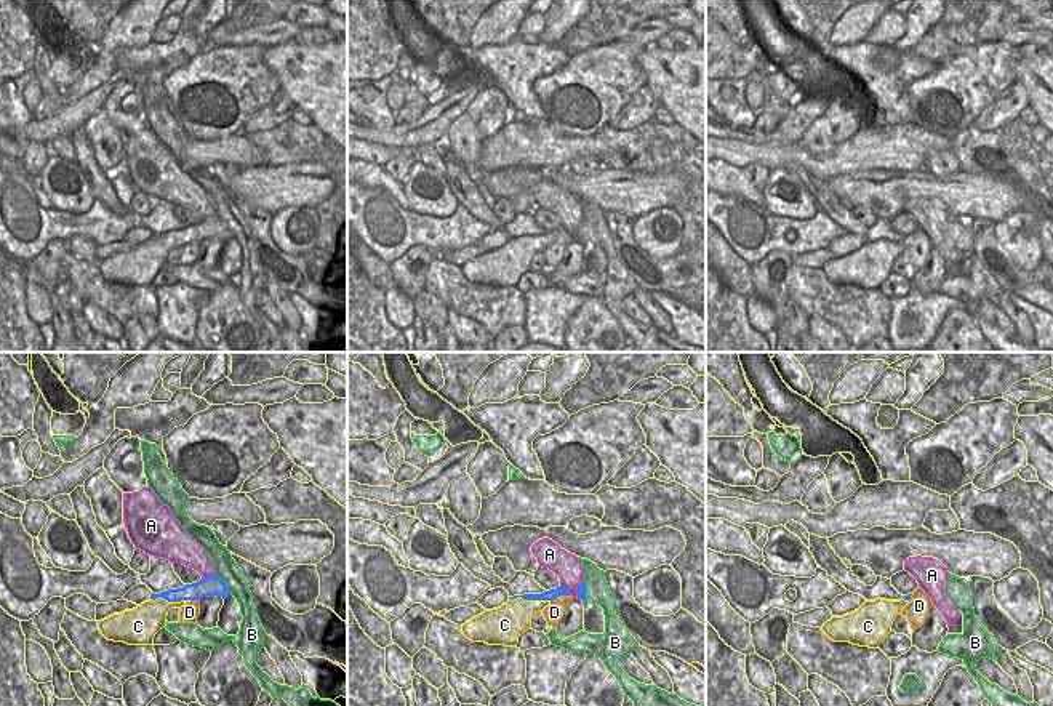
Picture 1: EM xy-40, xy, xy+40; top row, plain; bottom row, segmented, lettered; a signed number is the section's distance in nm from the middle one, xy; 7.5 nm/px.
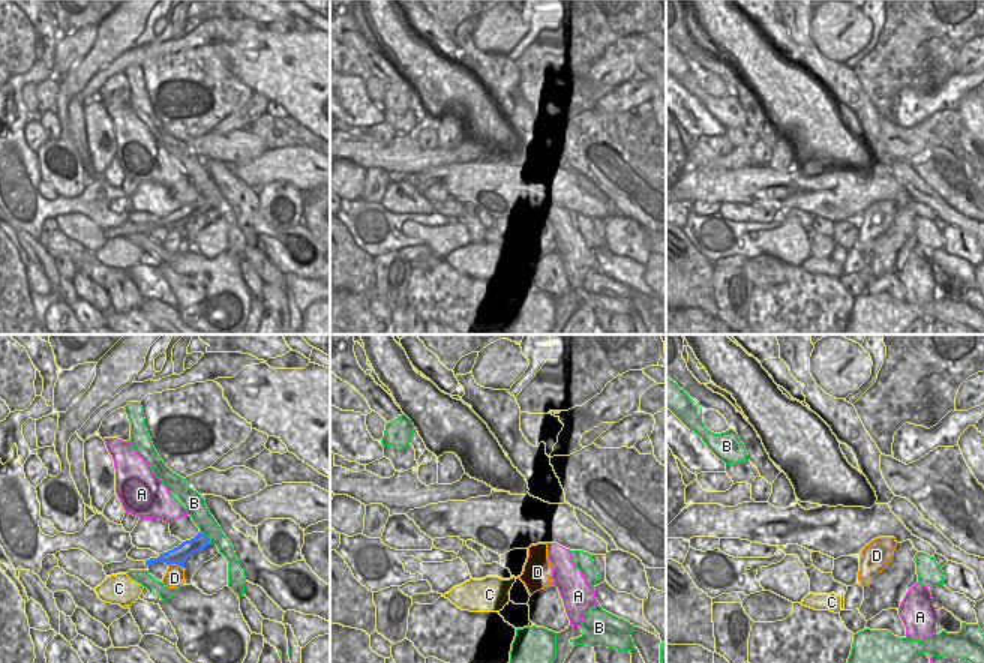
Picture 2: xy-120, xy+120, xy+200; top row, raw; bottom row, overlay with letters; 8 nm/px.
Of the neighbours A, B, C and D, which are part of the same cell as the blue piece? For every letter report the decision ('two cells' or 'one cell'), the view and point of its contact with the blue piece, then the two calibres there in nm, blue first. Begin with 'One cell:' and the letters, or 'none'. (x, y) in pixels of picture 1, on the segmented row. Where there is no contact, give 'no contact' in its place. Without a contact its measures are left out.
One cell: none
A: two cells; meets blue in xy-40 at (210, 575); 150 nm thick on the blue side, 200 nm on the other
B: two cells; meets blue in xy-40 at (224, 583); 150 nm thick on the blue side, 170 nm on the other
C: two cells; meets blue in xy at (530, 599); 80 nm thick on the blue side, 280 nm on the other
D: two cells; meets blue in xy at (560, 594); 80 nm thick on the blue side, 140 nm on the other

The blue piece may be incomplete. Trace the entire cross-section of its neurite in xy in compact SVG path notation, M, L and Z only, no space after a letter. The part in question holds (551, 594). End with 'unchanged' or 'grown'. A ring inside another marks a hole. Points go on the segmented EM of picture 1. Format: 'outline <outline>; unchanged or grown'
outline M562 584L555 589L544 591L543 594L523 594L523 596L514 596L509 599L517 599L522 597L523 600L554 600L559 596L571 596Z; unchanged

